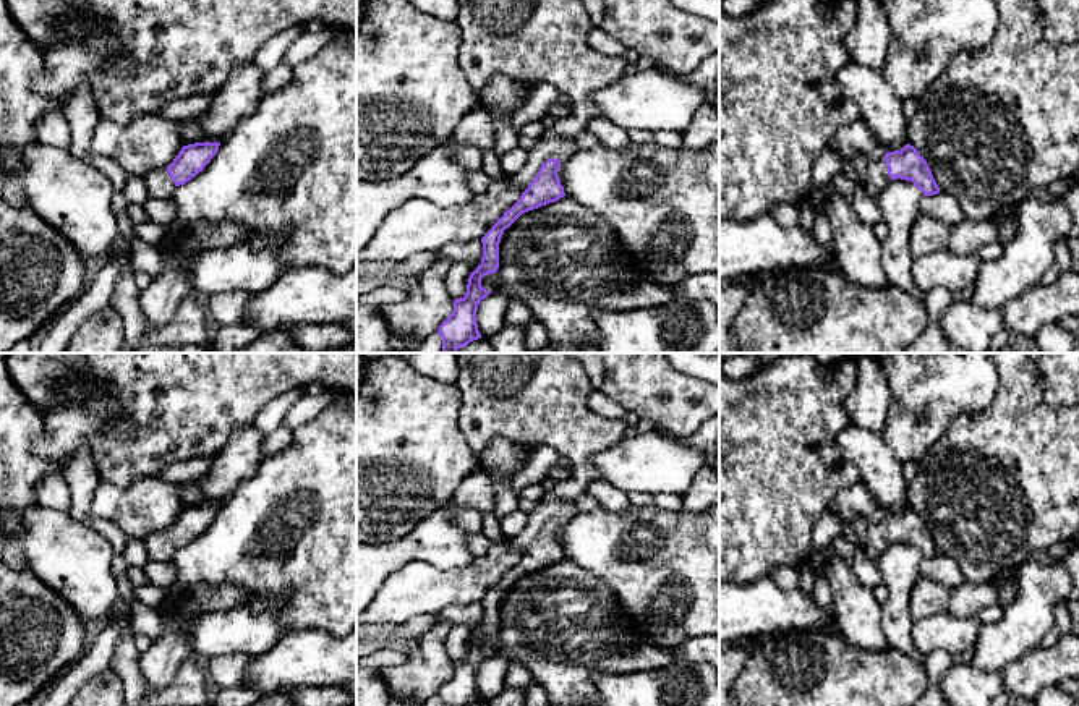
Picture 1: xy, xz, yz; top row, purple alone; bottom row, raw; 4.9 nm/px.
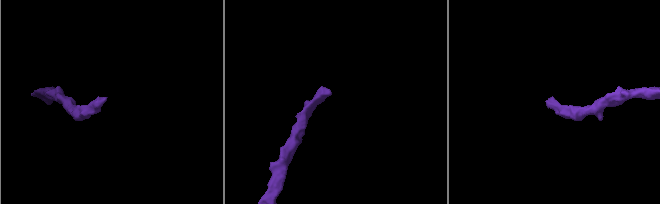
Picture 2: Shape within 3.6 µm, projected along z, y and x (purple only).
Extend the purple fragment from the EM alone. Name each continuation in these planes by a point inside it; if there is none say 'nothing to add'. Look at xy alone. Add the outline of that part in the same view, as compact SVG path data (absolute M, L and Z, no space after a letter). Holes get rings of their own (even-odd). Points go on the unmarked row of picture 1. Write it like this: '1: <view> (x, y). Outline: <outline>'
1: xy (159, 546). Outline: M167 530L159 531L149 538L144 539L147 555L152 560L160 560L160 562L172 562L173 554L175 554L175 546L170 541Z

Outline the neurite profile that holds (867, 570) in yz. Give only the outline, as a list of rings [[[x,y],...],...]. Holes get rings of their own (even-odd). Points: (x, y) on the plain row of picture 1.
[[[838,534],[831,542],[838,554],[862,585],[873,589],[883,585],[883,573],[876,560],[872,560],[862,546],[851,542],[844,534]]]

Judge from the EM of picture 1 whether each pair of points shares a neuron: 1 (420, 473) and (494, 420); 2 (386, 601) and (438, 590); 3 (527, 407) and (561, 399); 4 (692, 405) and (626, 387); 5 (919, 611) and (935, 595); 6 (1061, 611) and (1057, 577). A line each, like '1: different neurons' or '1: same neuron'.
1: different neurons
2: same neuron
3: same neuron
4: same neuron
5: same neuron
6: different neurons

